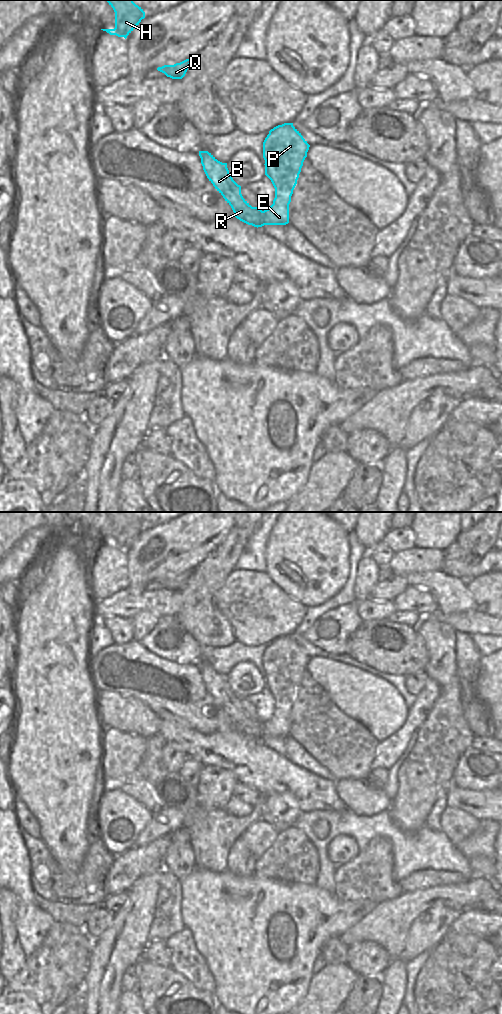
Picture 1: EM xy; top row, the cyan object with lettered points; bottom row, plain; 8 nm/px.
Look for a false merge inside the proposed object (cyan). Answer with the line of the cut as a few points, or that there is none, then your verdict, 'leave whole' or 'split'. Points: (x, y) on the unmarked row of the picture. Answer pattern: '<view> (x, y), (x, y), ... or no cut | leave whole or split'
no cut | leave whole

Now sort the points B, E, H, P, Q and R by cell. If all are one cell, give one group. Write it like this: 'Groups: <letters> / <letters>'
Groups: B E H P Q R.

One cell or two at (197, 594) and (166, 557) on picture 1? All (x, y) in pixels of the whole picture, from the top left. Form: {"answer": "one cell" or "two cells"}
{"answer": "two cells"}

